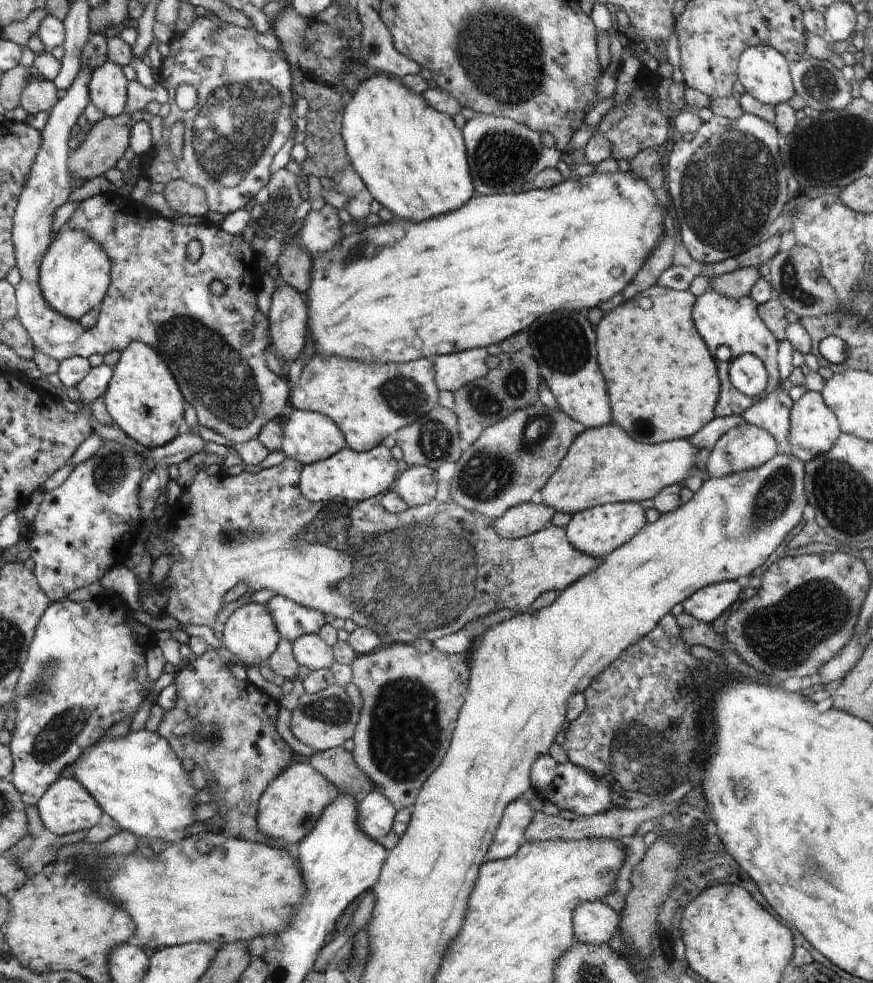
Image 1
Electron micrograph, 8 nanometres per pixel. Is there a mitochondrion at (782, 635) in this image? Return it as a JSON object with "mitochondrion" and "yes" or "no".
{"mitochondrion":"yes"}

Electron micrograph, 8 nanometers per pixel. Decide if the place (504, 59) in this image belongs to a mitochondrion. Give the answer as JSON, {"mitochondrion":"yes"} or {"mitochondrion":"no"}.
{"mitochondrion":"yes"}

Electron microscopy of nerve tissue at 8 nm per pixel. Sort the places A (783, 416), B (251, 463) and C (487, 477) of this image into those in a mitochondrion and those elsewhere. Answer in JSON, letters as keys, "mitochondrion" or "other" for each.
{"A":"other","B":"other","C":"mitochondrion"}

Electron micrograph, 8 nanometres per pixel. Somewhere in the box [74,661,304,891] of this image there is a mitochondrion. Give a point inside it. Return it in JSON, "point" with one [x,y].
{"point":[204,734]}

